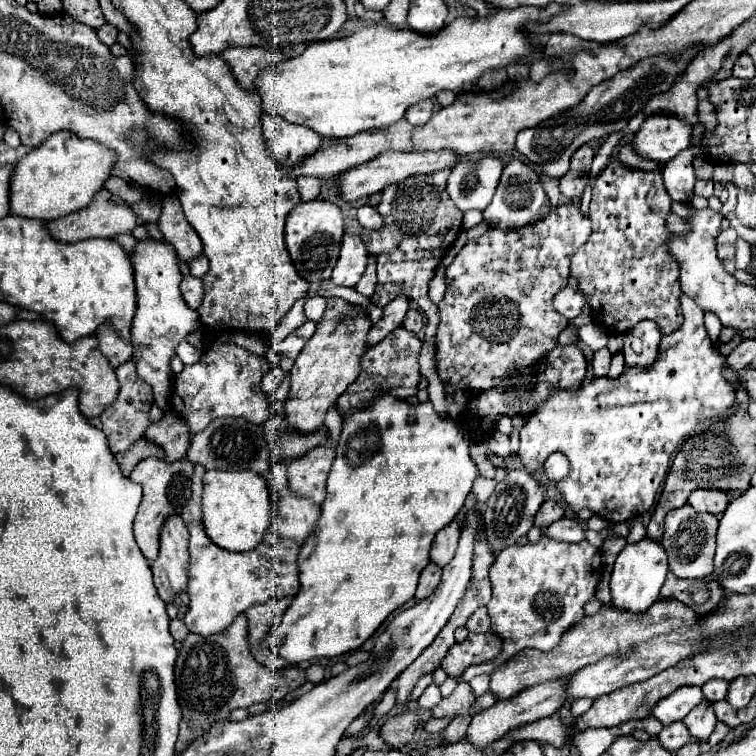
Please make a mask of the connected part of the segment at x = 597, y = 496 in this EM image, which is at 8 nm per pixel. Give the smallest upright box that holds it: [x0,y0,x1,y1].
[519,293,735,523]

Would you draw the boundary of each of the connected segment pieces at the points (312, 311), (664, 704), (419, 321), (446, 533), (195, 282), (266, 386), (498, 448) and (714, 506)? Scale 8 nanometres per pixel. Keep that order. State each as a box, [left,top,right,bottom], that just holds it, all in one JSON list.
[[305,297,325,321],[653,687,705,725],[403,309,423,333],[431,521,461,567],[181,275,203,309],[261,367,285,395],[488,431,510,456],[687,489,727,515]]

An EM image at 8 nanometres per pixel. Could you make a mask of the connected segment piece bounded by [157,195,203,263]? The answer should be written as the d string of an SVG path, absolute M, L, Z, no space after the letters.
M175 195L165 197L163 199L163 209L161 209L161 217L159 217L159 229L163 233L163 237L175 245L177 255L181 261L189 263L195 257L203 255L203 243L199 239L199 235L193 231L193 227L189 227L189 221L185 219L183 211L181 211L181 203Z

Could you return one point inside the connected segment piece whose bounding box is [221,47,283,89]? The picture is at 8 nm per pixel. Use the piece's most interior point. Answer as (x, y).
(246, 63)

